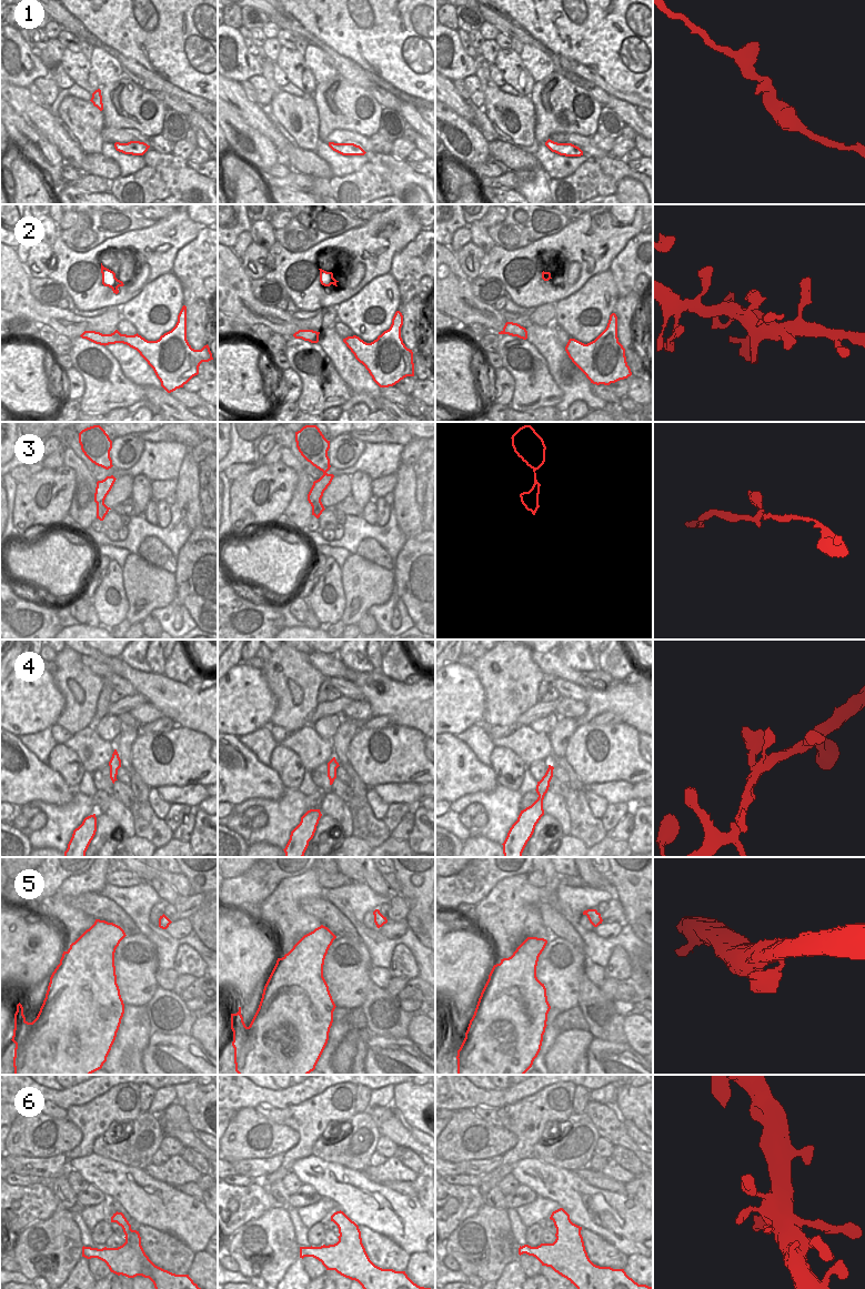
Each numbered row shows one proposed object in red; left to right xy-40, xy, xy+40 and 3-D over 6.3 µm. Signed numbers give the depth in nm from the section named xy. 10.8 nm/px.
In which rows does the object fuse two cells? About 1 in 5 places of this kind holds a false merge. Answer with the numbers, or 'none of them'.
none of them

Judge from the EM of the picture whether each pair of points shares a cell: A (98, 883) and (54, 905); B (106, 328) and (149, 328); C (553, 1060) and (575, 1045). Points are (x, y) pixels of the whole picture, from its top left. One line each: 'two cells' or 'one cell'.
A: one cell
B: two cells
C: one cell

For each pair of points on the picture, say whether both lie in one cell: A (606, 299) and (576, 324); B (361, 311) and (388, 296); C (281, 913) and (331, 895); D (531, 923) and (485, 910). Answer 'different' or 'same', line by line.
A: same
B: same
C: different
D: same

